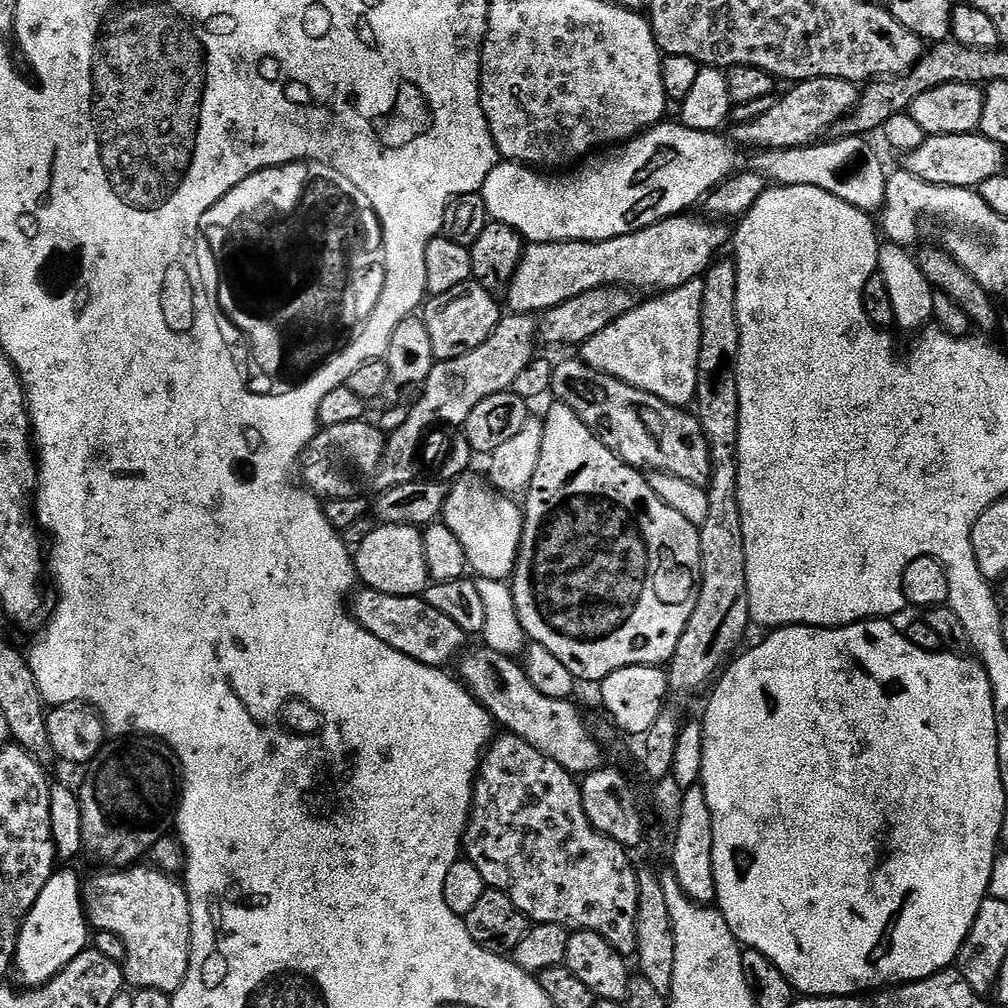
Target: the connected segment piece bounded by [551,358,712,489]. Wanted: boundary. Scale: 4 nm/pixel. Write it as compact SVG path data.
M582 358L556 364L551 395L559 403L570 406L589 430L631 468L665 472L667 476L677 476L707 489L712 477L710 446L699 416L691 411L662 402L662 398L638 390L590 366Z

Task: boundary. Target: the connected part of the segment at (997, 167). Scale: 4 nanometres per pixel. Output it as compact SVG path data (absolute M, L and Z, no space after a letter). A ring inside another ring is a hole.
M976 132L942 134L925 136L922 146L903 153L902 168L903 171L914 174L914 178L922 178L922 182L976 190L982 182L986 182L986 178L994 178L1005 171L1004 156L1006 149L1001 144L990 142L990 138Z

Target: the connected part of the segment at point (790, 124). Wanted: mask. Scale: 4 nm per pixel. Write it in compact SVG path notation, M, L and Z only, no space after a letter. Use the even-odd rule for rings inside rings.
M823 76L813 80L801 80L793 83L788 93L781 95L776 106L771 107L768 114L760 118L754 118L745 124L735 125L737 145L745 144L751 150L767 150L769 148L796 148L806 147L817 143L821 138L827 137L832 131L832 127L839 120L846 116L851 116L856 108L856 103L860 100L861 89L853 81L843 80L837 76Z

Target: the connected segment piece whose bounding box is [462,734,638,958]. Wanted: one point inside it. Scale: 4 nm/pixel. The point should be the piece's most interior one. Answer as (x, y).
(528, 833)

